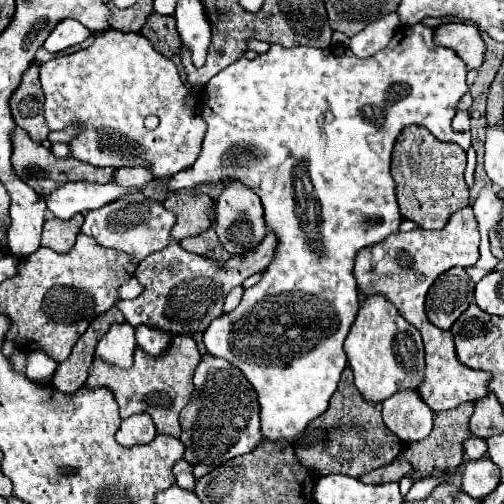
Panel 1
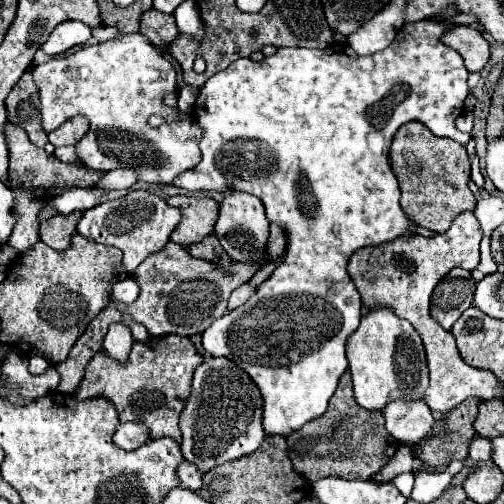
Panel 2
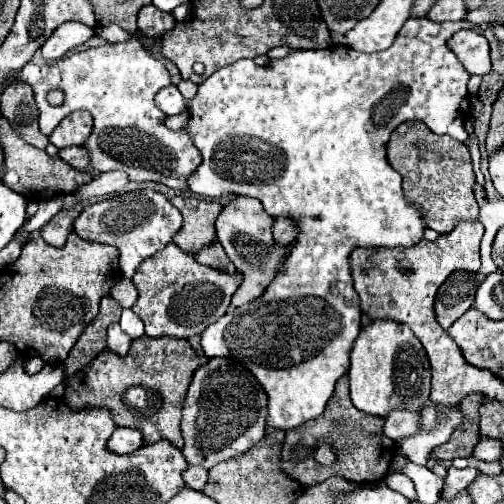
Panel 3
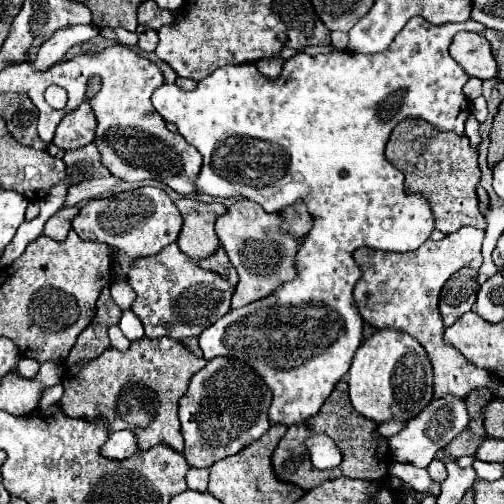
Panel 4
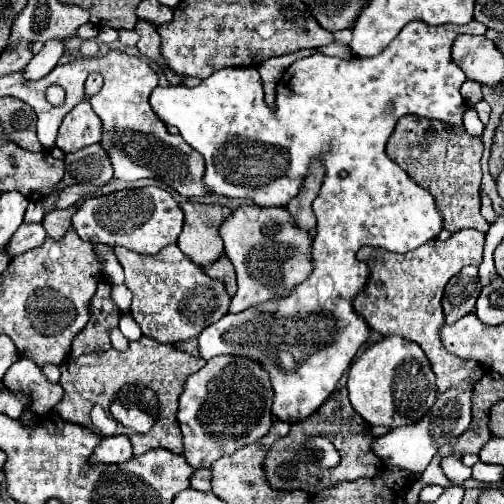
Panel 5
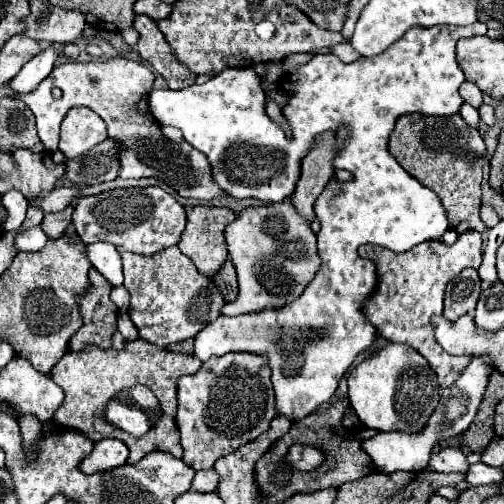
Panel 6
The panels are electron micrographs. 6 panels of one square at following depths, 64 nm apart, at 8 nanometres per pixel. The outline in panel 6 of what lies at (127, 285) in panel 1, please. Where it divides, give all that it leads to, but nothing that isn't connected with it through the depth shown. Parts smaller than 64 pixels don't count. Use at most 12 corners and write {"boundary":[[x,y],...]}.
{"boundary":[[112,288],[112,302],[120,312],[128,310],[128,290]]}

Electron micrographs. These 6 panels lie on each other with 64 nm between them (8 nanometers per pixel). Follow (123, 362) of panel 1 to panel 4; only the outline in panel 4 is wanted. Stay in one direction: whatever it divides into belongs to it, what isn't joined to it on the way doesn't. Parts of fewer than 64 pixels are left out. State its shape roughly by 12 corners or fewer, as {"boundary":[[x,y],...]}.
{"boundary":[[118,326],[108,330],[112,348],[126,352],[130,340]]}

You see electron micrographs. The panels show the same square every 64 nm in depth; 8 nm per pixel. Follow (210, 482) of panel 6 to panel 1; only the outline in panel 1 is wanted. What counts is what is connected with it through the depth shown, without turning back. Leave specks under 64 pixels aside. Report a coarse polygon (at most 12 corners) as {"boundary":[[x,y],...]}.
{"boundary":[[186,460],[174,464],[176,484],[194,490],[196,478]]}

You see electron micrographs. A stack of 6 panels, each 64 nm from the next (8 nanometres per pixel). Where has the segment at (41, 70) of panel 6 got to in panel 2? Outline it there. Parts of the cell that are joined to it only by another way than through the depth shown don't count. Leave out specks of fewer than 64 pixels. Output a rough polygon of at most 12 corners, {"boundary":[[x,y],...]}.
{"boundary":[[68,20],[42,46],[48,56],[86,44],[86,24]]}

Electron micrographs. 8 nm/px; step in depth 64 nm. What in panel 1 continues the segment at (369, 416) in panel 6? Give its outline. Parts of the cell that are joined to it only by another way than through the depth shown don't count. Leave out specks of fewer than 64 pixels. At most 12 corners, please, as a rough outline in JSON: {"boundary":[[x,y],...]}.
{"boundary":[[384,296],[344,342],[354,386],[384,402],[424,380],[420,332]]}

